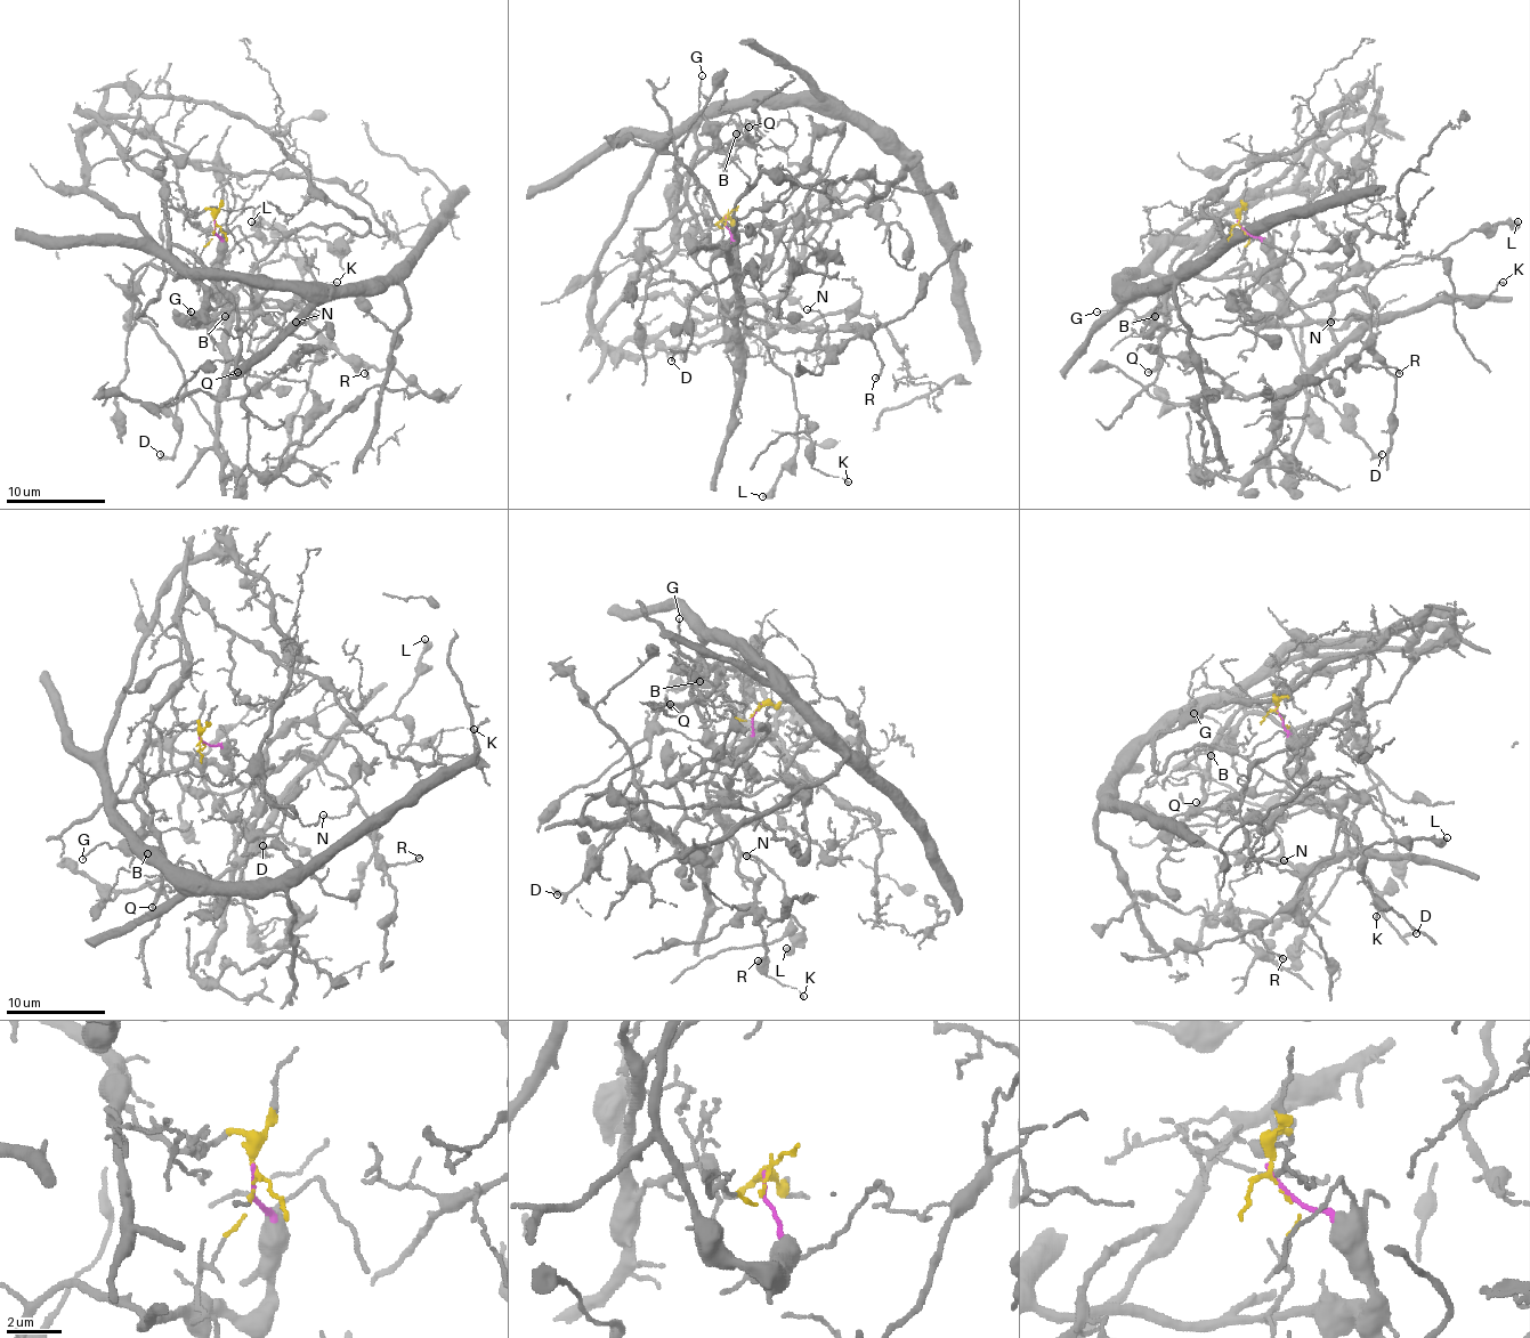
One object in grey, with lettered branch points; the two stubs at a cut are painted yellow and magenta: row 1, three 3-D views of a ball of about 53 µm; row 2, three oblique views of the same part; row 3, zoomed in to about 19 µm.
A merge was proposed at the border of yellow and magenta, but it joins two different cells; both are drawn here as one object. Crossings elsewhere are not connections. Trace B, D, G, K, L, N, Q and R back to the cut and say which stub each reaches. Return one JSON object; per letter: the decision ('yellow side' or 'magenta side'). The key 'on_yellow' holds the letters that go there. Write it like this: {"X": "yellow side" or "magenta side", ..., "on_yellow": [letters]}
{"B": "yellow side", "D": "magenta side", "G": "magenta side", "K": "magenta side", "L": "magenta side", "N": "magenta side", "Q": "yellow side", "R": "magenta side", "on_yellow": ["B", "Q"]}

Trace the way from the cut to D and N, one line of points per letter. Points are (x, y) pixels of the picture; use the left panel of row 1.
D: (213, 226), (216, 273), (147, 265), (132, 275), (139, 317), (177, 359), (184, 387), (177, 451), (160, 453)
N: (213, 226), (221, 241), (219, 300), (224, 305), (241, 285), (249, 285), (270, 307), (315, 317), (296, 322)

